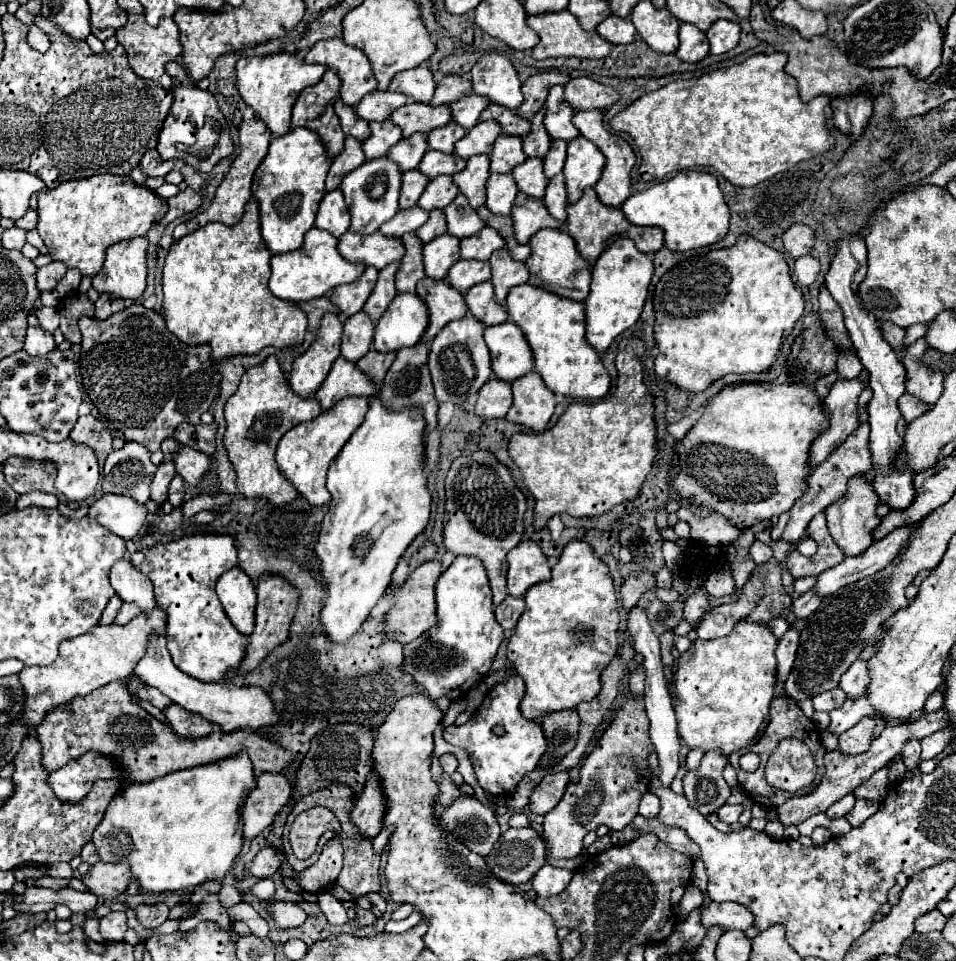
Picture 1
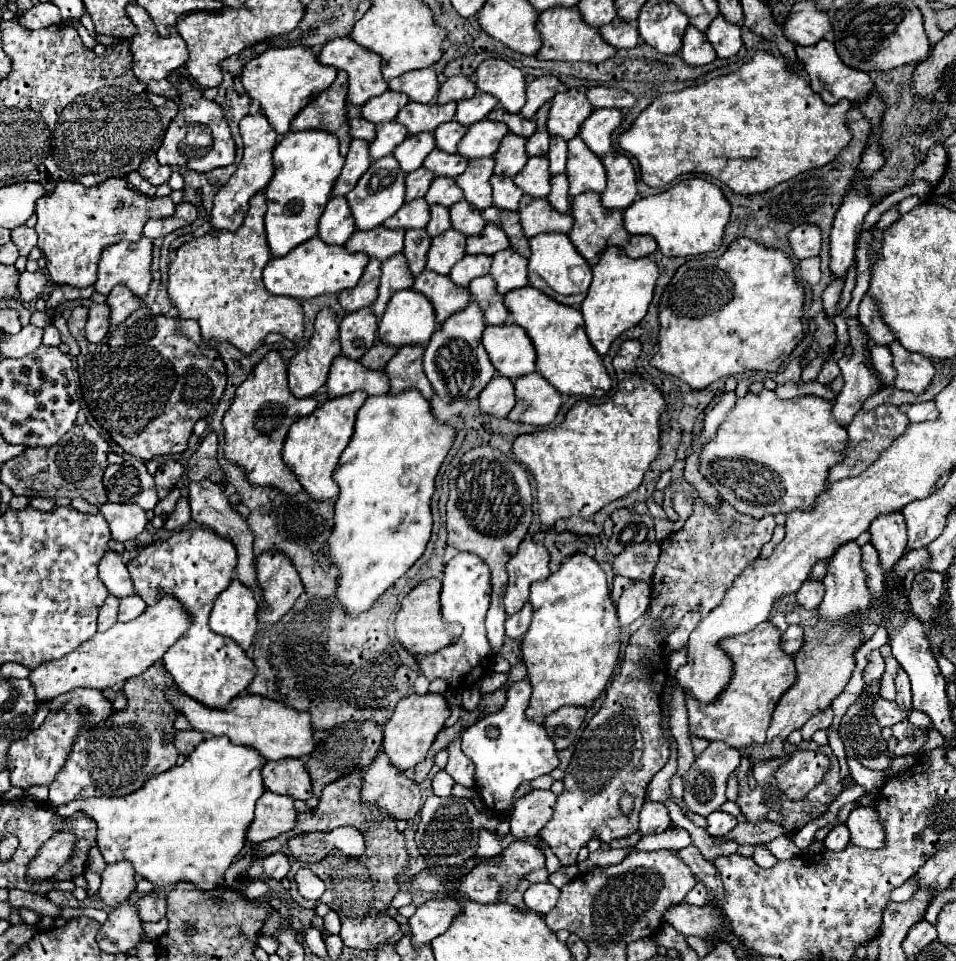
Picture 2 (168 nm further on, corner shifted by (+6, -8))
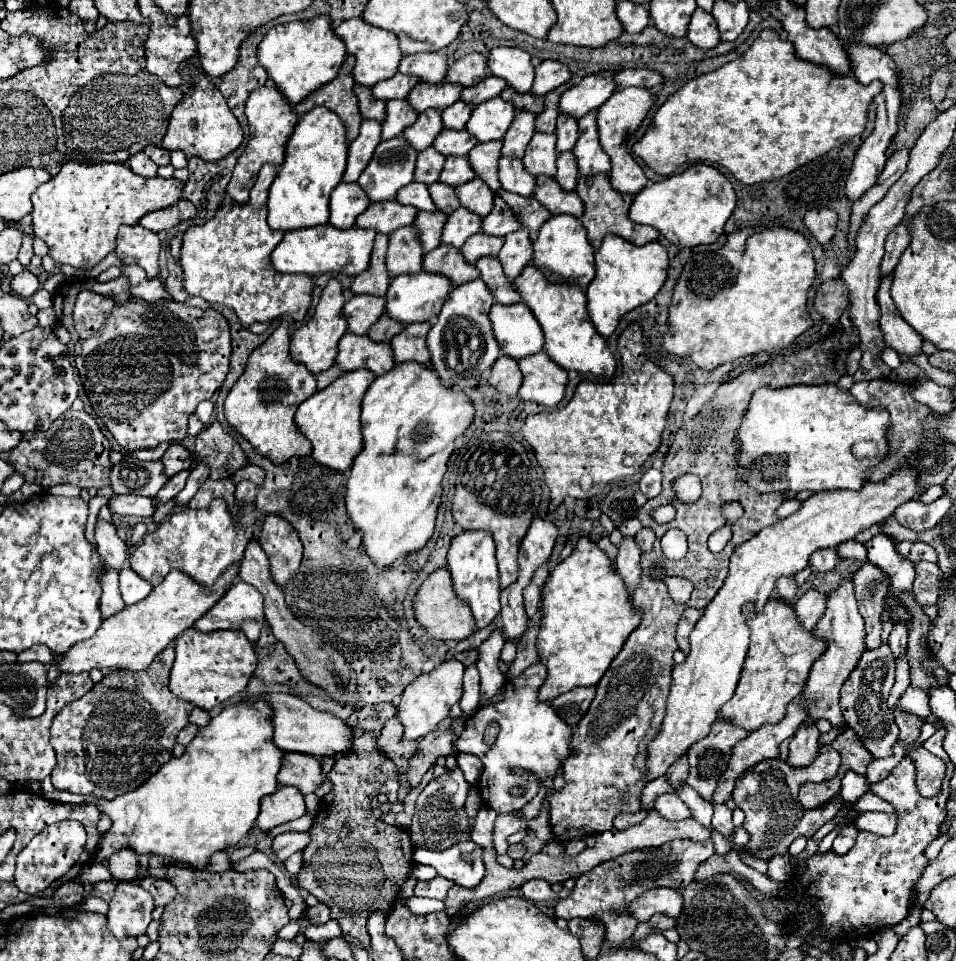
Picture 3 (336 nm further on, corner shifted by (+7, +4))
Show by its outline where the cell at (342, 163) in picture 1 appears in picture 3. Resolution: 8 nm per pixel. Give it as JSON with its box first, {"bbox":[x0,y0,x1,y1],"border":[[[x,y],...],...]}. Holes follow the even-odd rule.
{"bbox":[343,120,381,182],"border":[[[363,120],[359,128],[359,136],[349,144],[347,154],[347,170],[343,174],[345,182],[357,182],[359,174],[369,164],[373,150],[381,142],[381,124],[375,120]]]}

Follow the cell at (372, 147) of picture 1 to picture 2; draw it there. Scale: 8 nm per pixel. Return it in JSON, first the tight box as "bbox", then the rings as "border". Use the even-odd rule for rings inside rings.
{"bbox":[370,120,408,160],"border":[[[394,120],[386,122],[386,124],[378,124],[376,126],[376,140],[370,144],[370,158],[378,160],[382,156],[392,154],[394,148],[398,144],[402,144],[406,136],[408,136],[406,126],[394,122]]]}

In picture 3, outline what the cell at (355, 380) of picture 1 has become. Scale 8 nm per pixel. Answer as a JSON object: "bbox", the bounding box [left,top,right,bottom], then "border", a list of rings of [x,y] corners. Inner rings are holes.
{"bbox":[337,332,395,376],"border":[[[347,332],[339,340],[337,366],[343,372],[367,368],[375,376],[383,376],[395,366],[391,344],[377,344],[367,336],[353,336],[351,332]]]}

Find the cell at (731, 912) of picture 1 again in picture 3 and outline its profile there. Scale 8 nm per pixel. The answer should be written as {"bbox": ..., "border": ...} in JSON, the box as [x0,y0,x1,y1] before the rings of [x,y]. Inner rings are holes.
{"bbox":[629,888,683,922],"border":[[[671,888],[649,890],[645,892],[645,896],[633,900],[633,904],[629,904],[629,910],[631,914],[635,914],[639,922],[649,920],[653,914],[665,914],[677,918],[683,910],[683,896]]]}

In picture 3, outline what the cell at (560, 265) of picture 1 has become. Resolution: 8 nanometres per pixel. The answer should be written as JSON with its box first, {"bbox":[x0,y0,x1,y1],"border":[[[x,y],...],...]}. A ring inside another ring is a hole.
{"bbox":[533,214,595,288],"border":[[[559,214],[551,216],[539,230],[537,240],[533,242],[533,264],[539,272],[553,284],[575,284],[579,288],[587,288],[595,276],[594,248],[587,242],[583,224],[569,216]],[[585,278],[585,280],[581,280]]]}

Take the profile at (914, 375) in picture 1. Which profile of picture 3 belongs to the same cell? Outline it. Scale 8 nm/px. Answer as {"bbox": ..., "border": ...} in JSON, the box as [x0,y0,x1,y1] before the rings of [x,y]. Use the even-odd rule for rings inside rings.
{"bbox":[877,276,923,360],"border":[[[891,276],[889,280],[881,280],[879,292],[877,292],[877,302],[881,308],[879,326],[883,332],[883,340],[885,344],[889,344],[889,348],[893,348],[901,356],[901,360],[911,360],[921,354],[923,338],[897,312],[889,294],[889,286],[891,286]]]}

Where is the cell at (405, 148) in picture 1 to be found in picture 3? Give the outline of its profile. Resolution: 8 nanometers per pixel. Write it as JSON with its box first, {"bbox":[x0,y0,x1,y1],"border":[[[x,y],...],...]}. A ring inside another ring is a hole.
{"bbox":[403,108,443,152],"border":[[[429,108],[425,112],[419,114],[417,122],[411,124],[409,128],[403,130],[403,138],[411,144],[411,148],[415,148],[417,152],[429,148],[435,140],[435,136],[443,130],[441,124],[441,112]]]}

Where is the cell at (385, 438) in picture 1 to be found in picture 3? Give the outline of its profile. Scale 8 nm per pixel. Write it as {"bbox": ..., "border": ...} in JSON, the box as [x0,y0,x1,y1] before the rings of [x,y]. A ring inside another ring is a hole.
{"bbox":[345,362,473,568],"border":[[[413,362],[399,364],[385,376],[377,376],[367,388],[361,404],[363,450],[349,470],[345,508],[355,530],[363,536],[361,546],[365,554],[375,566],[389,568],[403,554],[421,550],[431,538],[437,506],[441,502],[441,480],[453,452],[453,442],[469,428],[473,416],[473,404],[463,392],[453,392],[443,386],[433,368],[421,368]]]}

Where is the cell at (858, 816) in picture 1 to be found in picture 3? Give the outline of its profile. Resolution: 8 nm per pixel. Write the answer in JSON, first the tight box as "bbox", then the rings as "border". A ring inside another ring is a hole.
{"bbox":[855,812,897,836],"border":[[[863,812],[855,818],[857,830],[873,832],[877,836],[891,836],[897,826],[895,814],[883,814],[883,812]]]}

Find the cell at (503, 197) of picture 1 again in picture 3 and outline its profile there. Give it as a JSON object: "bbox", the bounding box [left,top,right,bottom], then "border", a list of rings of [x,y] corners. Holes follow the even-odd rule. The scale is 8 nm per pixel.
{"bbox":[499,156,535,196],"border":[[[503,156],[499,160],[499,180],[507,192],[515,192],[519,196],[531,196],[535,184],[535,176],[525,172],[523,162],[509,156]]]}

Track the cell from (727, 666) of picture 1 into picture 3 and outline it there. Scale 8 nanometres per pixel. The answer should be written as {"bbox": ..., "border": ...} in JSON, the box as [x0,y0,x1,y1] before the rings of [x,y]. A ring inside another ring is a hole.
{"bbox":[717,598,825,732],"border":[[[771,598],[765,604],[765,612],[753,612],[749,606],[745,606],[743,612],[751,630],[751,644],[737,690],[733,698],[717,712],[717,718],[751,732],[761,728],[765,722],[773,724],[785,716],[787,704],[791,698],[803,692],[811,664],[823,652],[825,644],[815,640],[813,632],[801,628],[793,606],[783,600]]]}

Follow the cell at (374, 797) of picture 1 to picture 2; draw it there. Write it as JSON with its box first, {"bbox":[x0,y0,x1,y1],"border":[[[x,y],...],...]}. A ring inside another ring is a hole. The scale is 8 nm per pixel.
{"bbox":[362,750,422,820],"border":[[[382,750],[374,758],[374,762],[364,770],[362,800],[378,804],[380,810],[384,810],[386,814],[392,814],[396,820],[412,820],[422,806],[422,796],[420,796],[418,784],[412,778],[408,778],[404,772],[398,772],[398,768],[394,768],[390,764],[390,760],[386,760],[386,754]]]}

